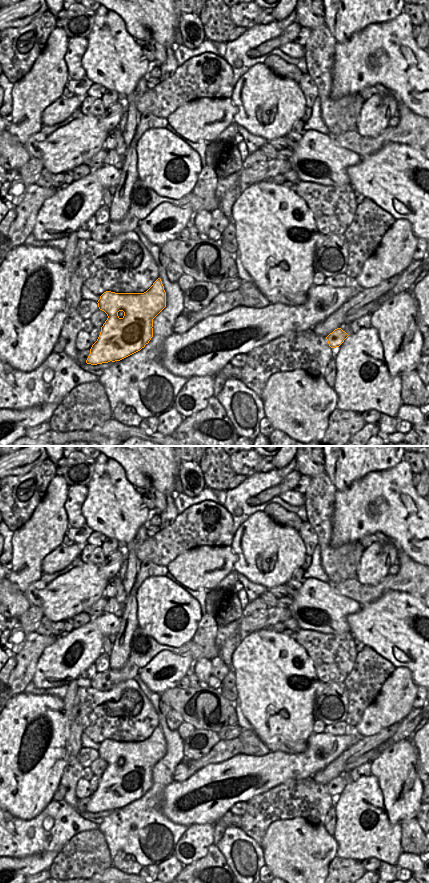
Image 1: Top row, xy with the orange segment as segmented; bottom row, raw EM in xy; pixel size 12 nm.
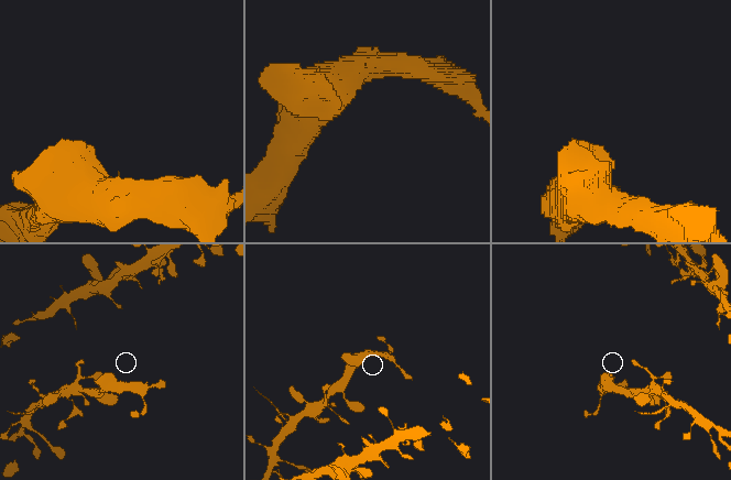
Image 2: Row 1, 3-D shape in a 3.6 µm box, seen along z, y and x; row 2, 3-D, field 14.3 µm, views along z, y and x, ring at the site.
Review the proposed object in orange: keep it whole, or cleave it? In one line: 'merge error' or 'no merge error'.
no merge error

